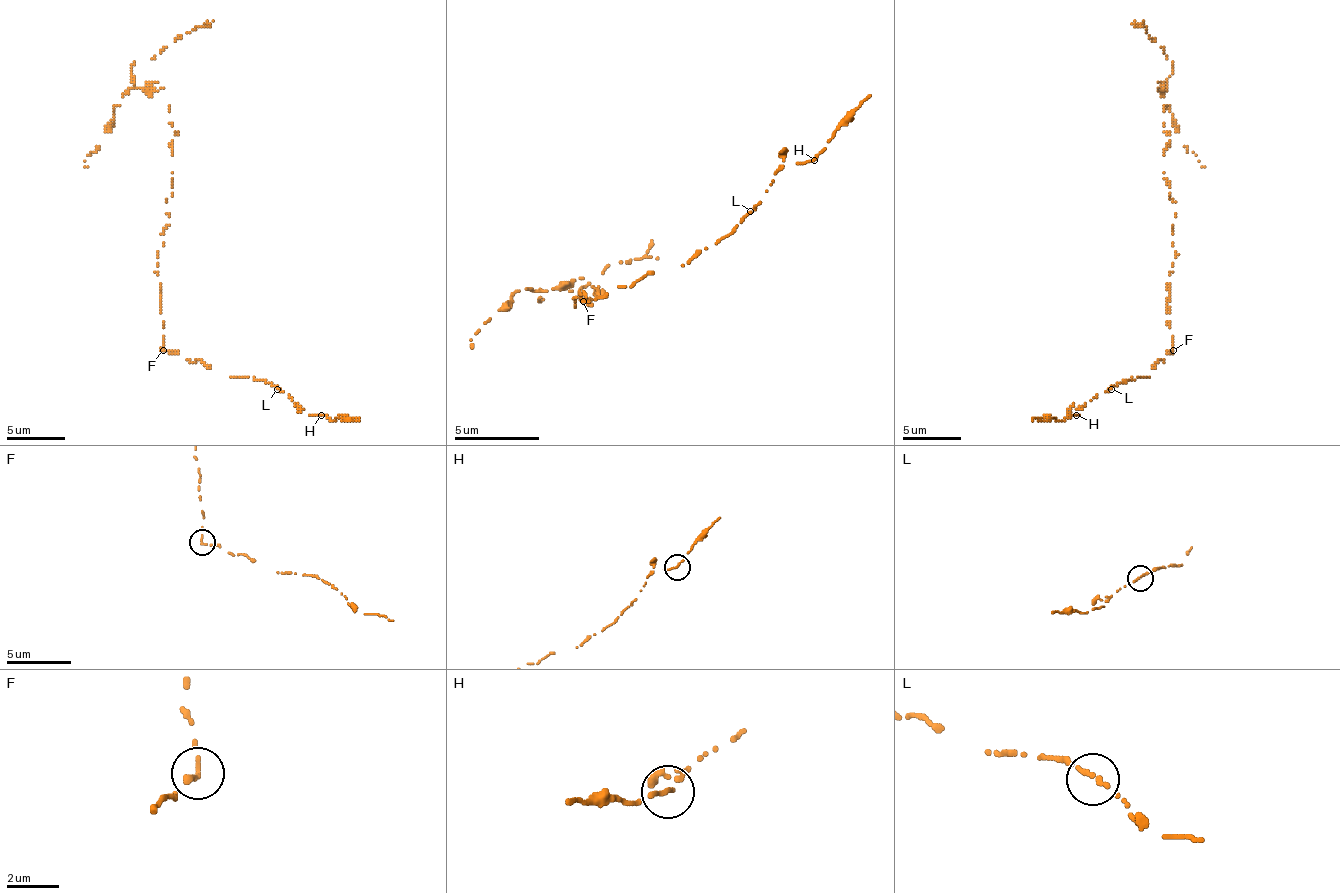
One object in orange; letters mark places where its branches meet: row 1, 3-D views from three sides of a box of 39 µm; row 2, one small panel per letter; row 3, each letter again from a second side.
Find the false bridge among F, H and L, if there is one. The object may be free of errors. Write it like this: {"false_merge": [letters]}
{"false_merge": ["F"]}

